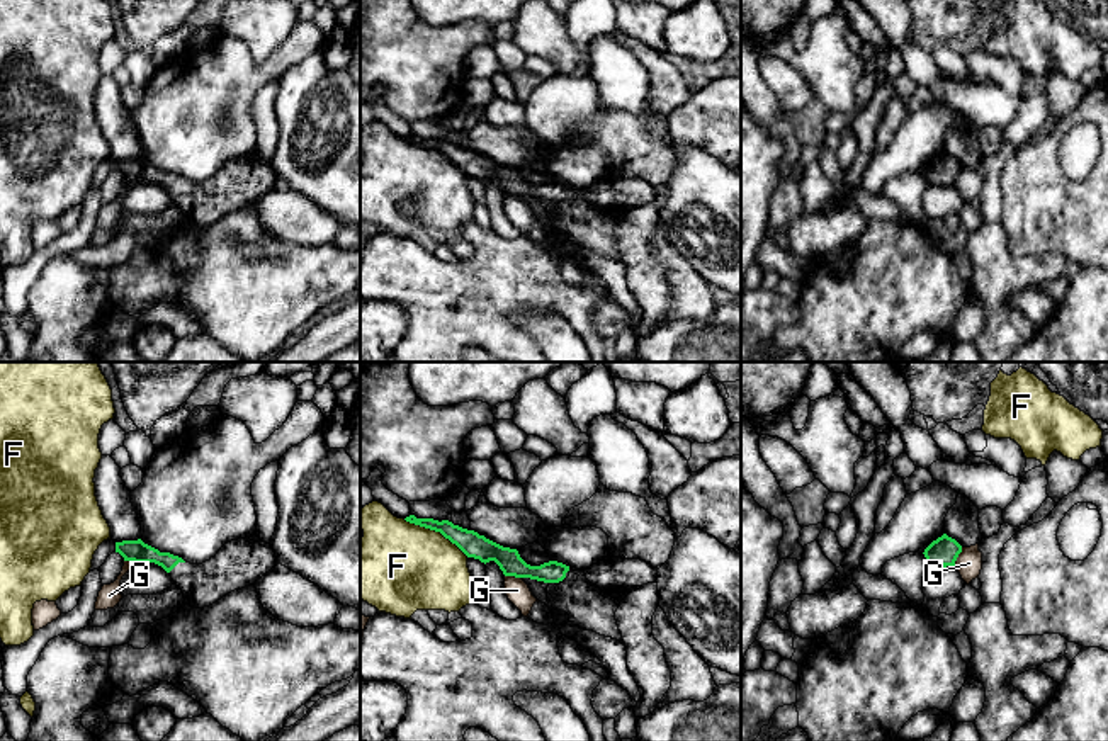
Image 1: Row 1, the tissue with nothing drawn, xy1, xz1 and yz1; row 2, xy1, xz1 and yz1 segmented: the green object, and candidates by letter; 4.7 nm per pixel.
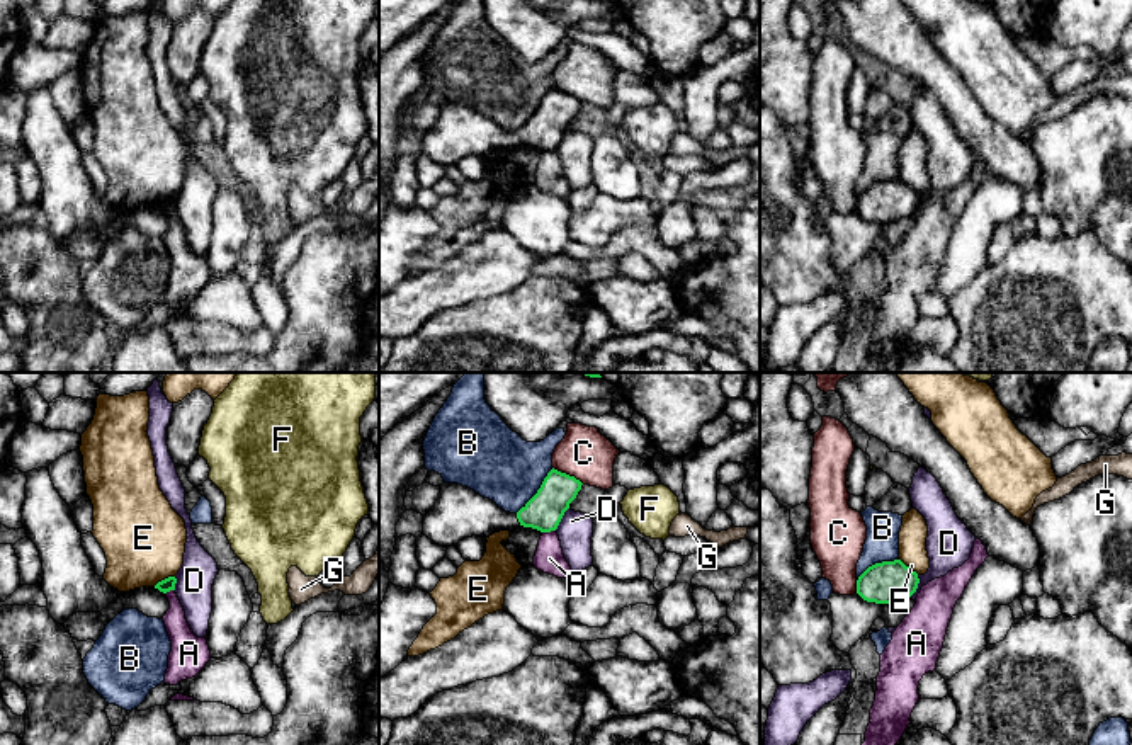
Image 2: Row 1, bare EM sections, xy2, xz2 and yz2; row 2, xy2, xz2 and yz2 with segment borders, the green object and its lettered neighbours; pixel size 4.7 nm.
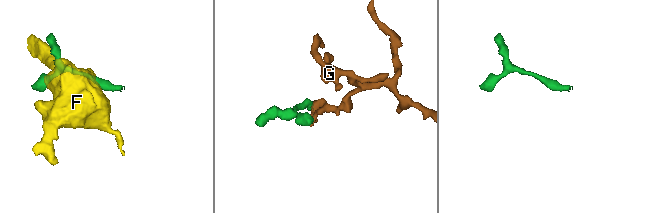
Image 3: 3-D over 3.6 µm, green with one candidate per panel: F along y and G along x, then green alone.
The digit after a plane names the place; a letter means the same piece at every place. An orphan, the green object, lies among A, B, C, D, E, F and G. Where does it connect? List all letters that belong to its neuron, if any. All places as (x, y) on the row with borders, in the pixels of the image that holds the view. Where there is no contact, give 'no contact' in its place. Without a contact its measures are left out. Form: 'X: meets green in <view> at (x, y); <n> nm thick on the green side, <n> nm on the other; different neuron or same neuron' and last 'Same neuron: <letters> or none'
A: meets green in xz2 at (548, 531); 180 nm thick on the green side, 140 nm on the other; different neuron
B: meets green in xz2 at (537, 490); 180 nm thick on the green side, 340 nm on the other; different neuron
C: meets green in xz2 at (568, 475); 180 nm thick on the green side, 240 nm on the other; different neuron
D: meets green in yz2 at (916, 587); 200 nm thick on the green side, 220 nm on the other; different neuron
E: meets green in xy2 at (164, 580); 70 nm thick on the green side, 400 nm on the other; different neuron
F: meets green in xz1 at (435, 531); 120 nm thick on the green side, 440 nm on the other; different neuron
G: meets green in yz1 at (957, 556); 140 nm thick on the green side, 130 nm on the other; different neuron
Same neuron: none

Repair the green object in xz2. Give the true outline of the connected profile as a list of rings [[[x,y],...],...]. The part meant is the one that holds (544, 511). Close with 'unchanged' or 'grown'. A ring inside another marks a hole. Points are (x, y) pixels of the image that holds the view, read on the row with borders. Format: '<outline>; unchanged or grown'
[[[552,468],[537,493],[517,514],[510,514],[467,486],[444,481],[435,505],[423,515],[423,534],[449,548],[464,537],[490,537],[520,526],[551,532],[558,529],[581,485],[574,476]]]; grown

